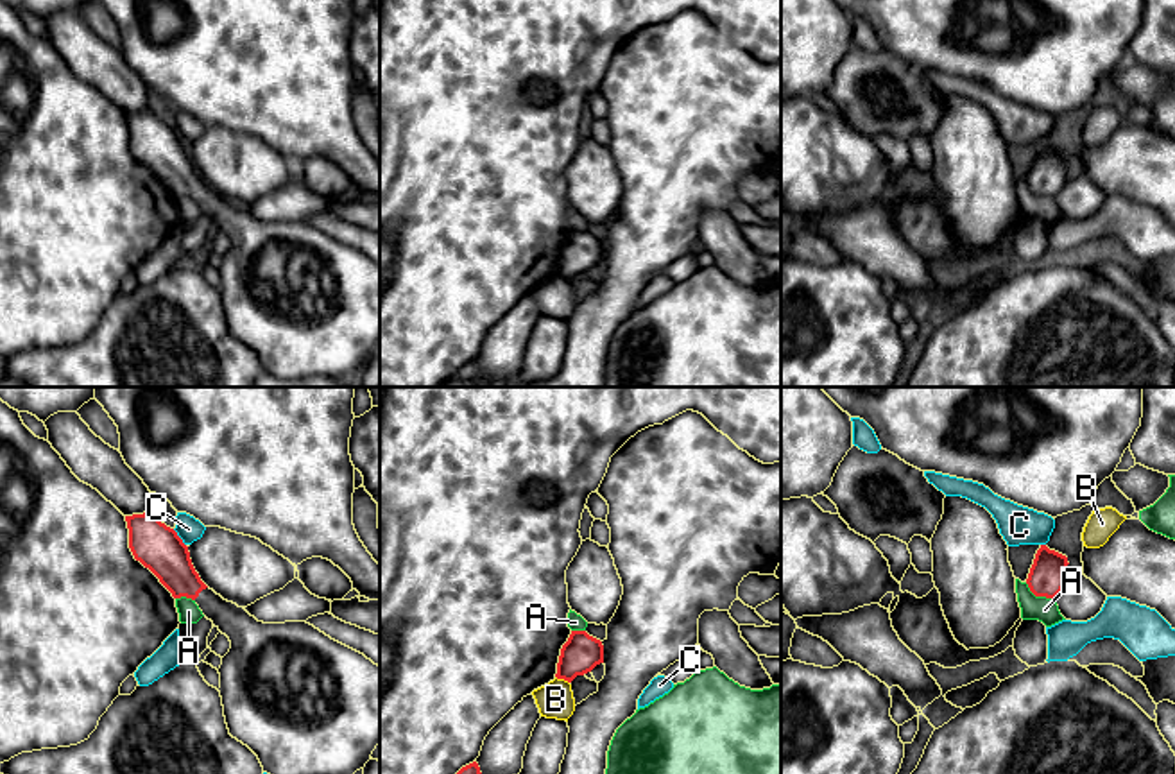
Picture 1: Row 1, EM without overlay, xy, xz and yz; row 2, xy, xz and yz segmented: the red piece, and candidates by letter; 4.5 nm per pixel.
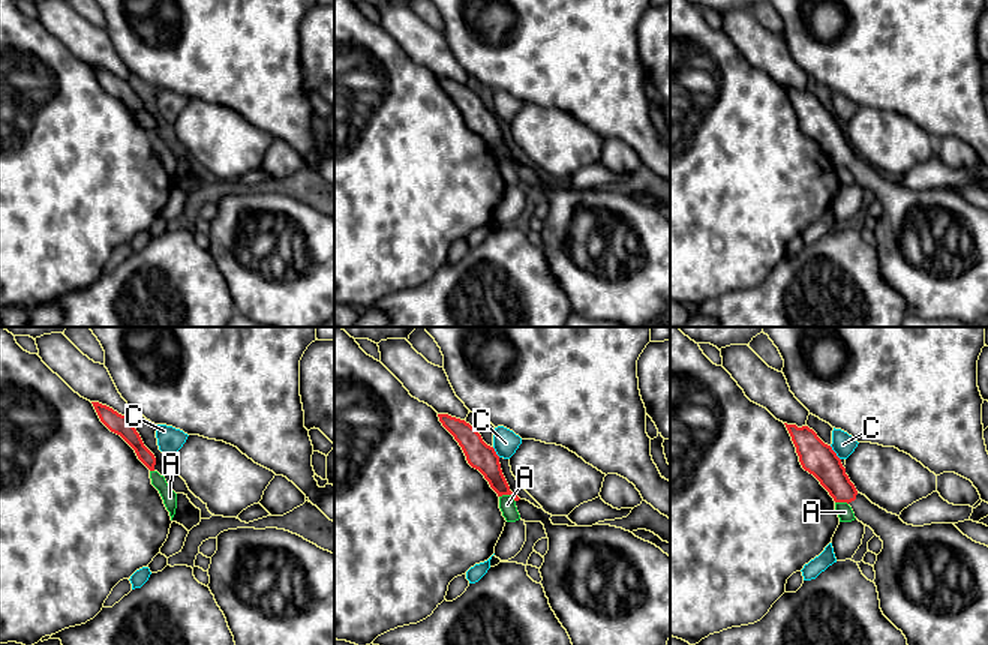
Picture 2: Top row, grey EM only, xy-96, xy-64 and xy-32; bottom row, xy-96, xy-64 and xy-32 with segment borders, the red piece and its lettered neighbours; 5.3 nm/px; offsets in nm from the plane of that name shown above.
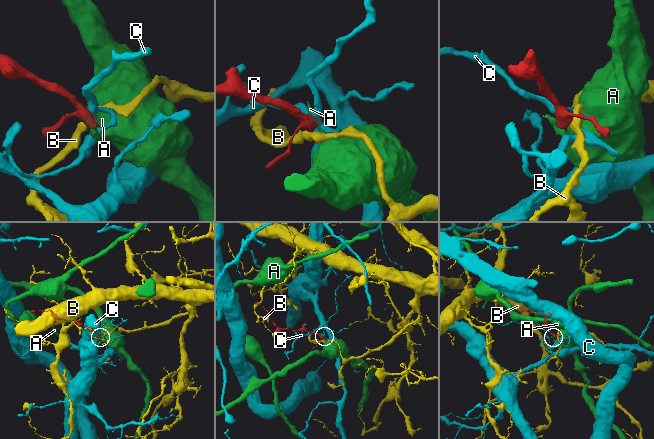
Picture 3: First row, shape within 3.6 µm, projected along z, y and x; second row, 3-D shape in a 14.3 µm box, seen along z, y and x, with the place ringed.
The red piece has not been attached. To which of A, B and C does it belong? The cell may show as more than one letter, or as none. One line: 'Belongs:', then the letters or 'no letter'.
Belongs: no letter

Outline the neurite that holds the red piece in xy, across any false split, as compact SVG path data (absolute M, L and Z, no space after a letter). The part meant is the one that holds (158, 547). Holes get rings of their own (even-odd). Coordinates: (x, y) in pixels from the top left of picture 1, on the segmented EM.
M149 511L125 516L129 548L174 598L192 598L229 638L220 697L229 735L247 745L267 774L355 774L380 744L380 666L306 622L263 624L224 600L195 572L177 532Z

